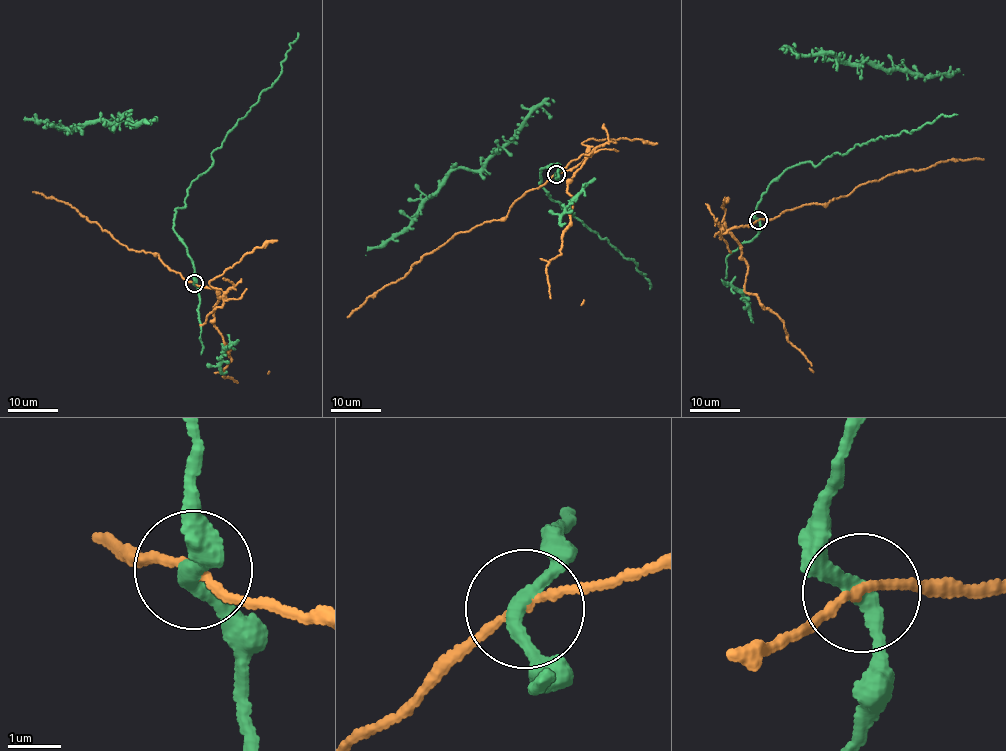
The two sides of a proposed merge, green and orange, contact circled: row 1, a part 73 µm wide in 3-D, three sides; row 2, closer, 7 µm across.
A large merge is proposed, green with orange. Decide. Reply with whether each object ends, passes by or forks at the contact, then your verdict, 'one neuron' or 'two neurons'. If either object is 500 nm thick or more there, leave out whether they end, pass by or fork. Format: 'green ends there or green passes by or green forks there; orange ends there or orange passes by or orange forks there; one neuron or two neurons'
green passes by; orange passes by; two neurons

